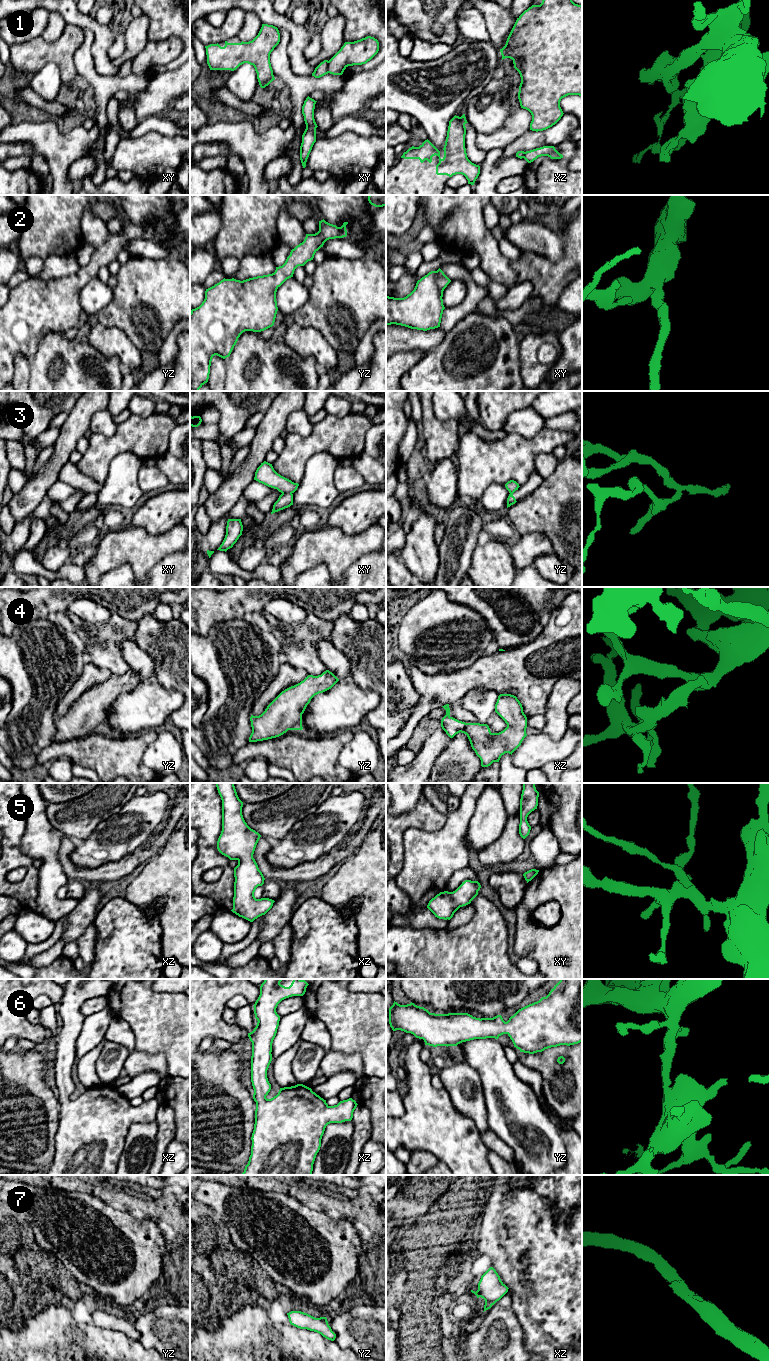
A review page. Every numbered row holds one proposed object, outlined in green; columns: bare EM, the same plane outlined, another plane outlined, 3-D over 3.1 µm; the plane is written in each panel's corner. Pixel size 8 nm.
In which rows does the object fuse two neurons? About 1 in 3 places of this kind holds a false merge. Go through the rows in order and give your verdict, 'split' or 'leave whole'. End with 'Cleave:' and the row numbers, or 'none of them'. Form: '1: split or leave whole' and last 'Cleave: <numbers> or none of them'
1: split
2: leave whole
3: split
4: leave whole
5: leave whole
6: leave whole
7: leave whole
Cleave: 1, 3

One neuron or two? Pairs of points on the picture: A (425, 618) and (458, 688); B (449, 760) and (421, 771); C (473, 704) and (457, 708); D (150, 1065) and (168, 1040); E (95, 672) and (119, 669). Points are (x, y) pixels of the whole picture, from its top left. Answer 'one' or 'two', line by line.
A: two
B: two
C: two
D: two
E: two

